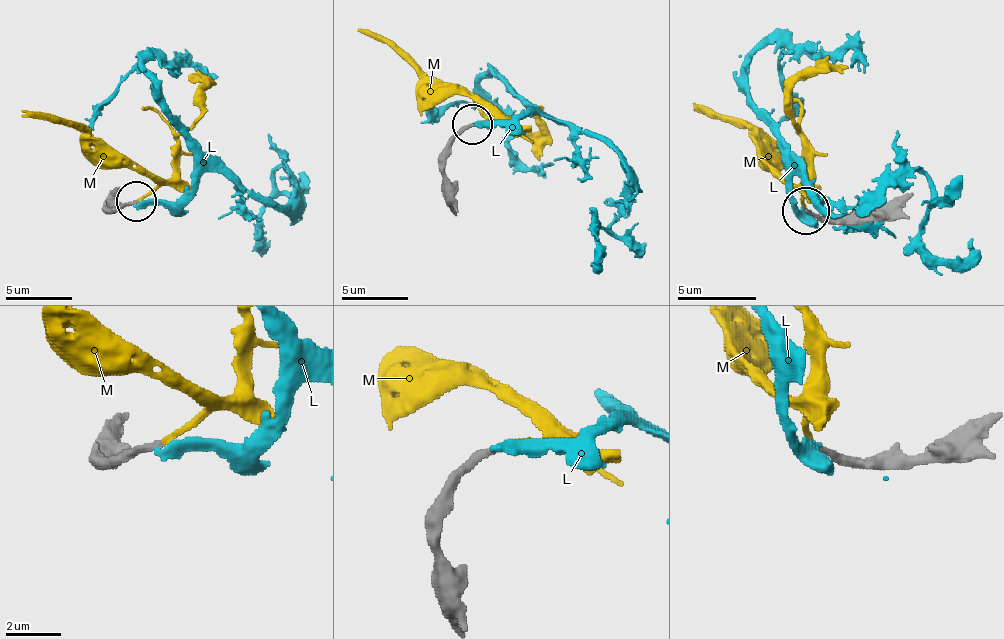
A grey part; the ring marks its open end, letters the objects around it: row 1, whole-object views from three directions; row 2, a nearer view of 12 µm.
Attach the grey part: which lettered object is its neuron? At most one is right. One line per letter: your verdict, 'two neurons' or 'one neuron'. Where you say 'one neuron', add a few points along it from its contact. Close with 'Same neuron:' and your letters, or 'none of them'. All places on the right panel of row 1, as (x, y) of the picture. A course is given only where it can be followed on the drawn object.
L: two neurons
M: one neuron; it runs (804, 209), (796, 190), (765, 158), (765, 147), (730, 115), (694, 104)
Same neuron: M

